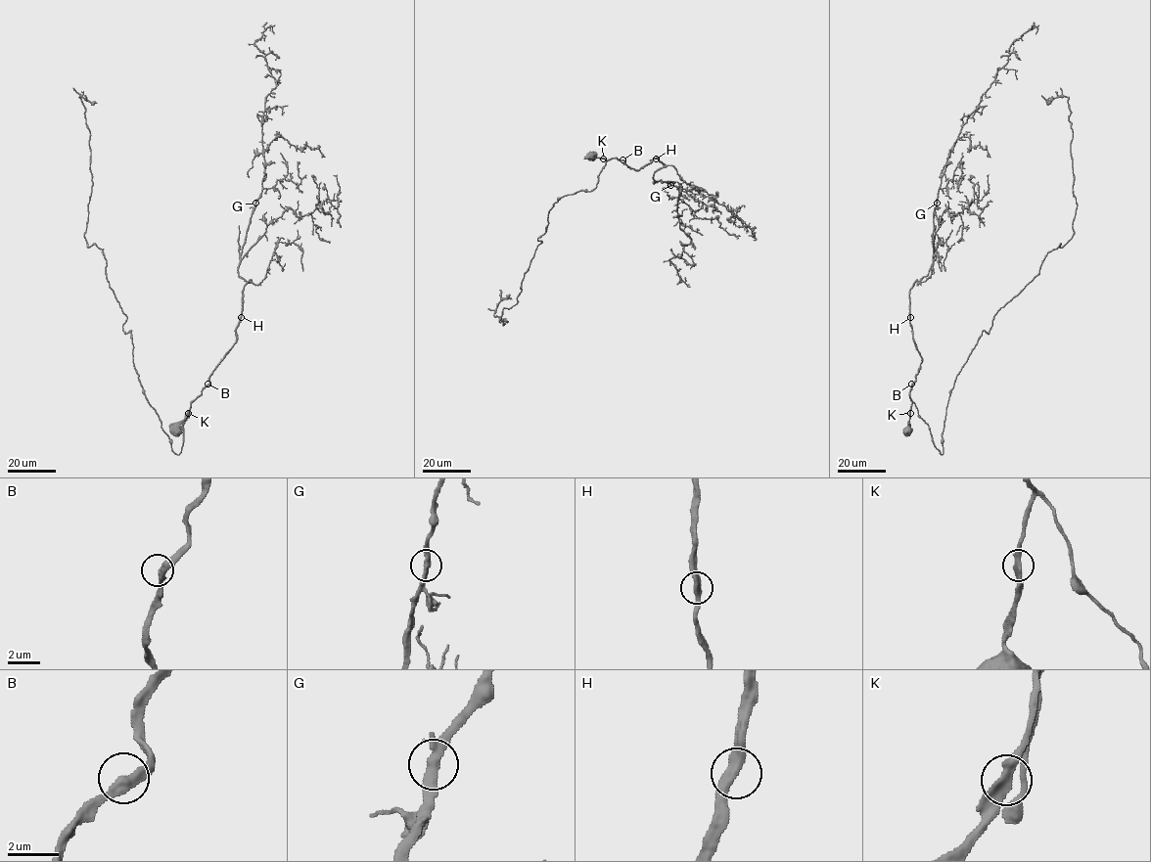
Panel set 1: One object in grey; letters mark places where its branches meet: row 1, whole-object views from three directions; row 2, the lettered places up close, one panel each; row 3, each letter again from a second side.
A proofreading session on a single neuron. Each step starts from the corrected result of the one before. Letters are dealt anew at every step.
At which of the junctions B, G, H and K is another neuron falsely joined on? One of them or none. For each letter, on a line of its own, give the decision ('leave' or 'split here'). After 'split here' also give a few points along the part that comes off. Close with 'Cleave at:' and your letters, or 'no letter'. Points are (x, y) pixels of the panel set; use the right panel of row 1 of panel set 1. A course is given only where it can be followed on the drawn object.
B: leave
G: leave
H: leave
K: leave
Cleave at: no letter

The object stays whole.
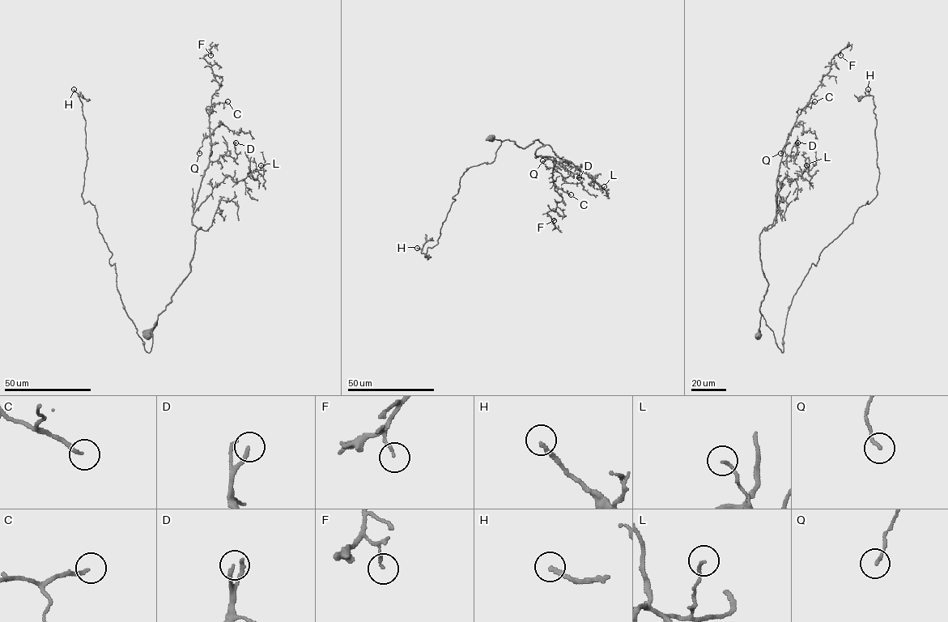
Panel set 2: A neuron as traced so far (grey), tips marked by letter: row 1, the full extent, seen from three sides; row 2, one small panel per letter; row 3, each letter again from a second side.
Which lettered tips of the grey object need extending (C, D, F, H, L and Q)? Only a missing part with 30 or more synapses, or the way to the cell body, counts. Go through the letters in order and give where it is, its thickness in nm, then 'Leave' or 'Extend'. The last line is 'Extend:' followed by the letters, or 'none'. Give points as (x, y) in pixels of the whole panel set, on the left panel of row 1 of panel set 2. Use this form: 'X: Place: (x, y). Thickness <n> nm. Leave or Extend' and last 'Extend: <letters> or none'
C: Place: (227, 101). Thickness 160 nm. Extend
D: Place: (235, 142). Thickness 170 nm. Leave
F: Place: (210, 55). Thickness 130 nm. Leave
H: Place: (74, 89). Thickness 180 nm. Leave
L: Place: (261, 165). Thickness 110 nm. Leave
Q: Place: (199, 153). Thickness 130 nm. Leave
Extend: C

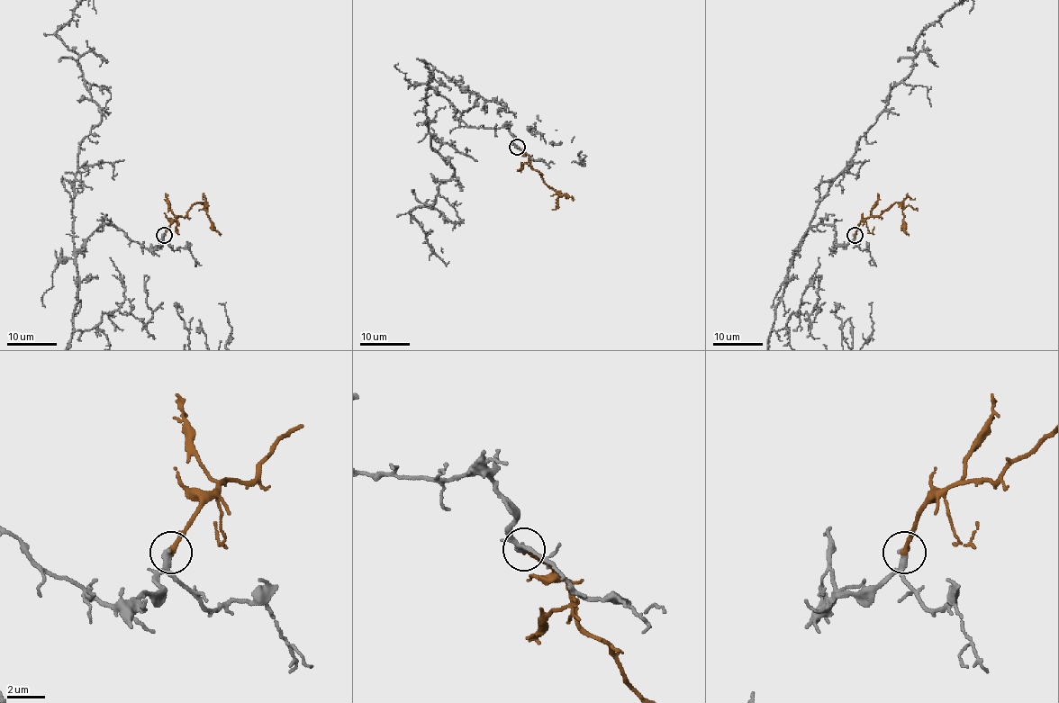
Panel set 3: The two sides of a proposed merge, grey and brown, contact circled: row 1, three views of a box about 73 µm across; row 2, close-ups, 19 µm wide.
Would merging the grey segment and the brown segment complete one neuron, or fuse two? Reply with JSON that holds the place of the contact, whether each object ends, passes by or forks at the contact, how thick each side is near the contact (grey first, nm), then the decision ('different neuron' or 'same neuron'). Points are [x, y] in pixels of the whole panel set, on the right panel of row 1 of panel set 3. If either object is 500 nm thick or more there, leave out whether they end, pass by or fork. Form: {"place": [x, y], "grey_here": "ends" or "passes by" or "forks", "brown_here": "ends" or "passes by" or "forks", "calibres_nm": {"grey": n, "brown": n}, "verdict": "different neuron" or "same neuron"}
{"place": [855, 235], "grey_here": "passes by", "brown_here": "ends", "calibres_nm": {"grey": 280, "brown": 260}, "verdict": "same neuron"}

